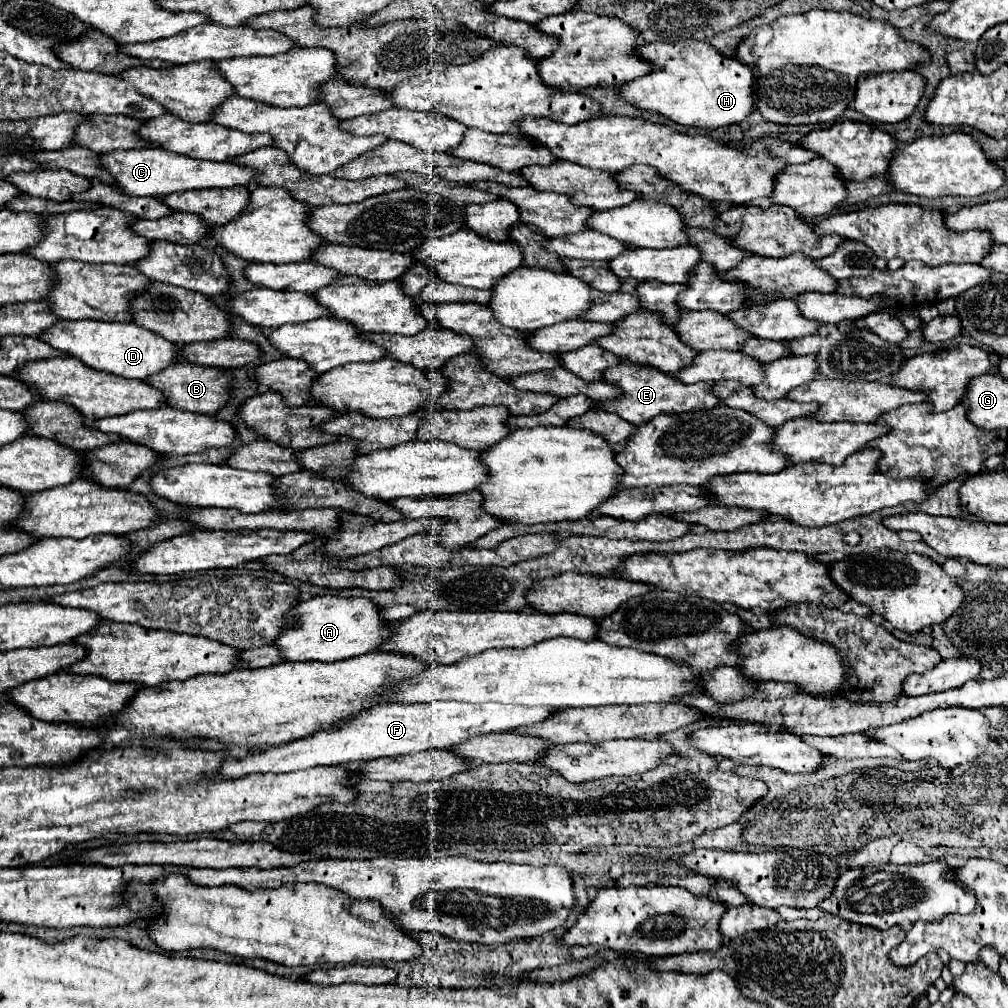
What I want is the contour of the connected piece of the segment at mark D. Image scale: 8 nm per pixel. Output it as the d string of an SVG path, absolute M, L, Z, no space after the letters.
M57 320L55 326L39 334L39 340L43 340L45 344L49 344L59 352L65 352L71 358L81 360L85 366L93 370L101 370L123 378L143 380L155 372L161 372L169 364L175 364L179 358L175 344L129 322L125 324L125 322L97 322L97 320L81 320L81 322Z

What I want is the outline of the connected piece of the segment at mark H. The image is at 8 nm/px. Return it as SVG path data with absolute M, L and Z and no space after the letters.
M691 38L679 40L679 42L651 42L651 44L637 46L635 56L639 56L641 60L647 60L649 64L659 66L659 70L619 86L619 98L639 110L665 116L667 120L681 126L695 126L695 128L707 128L707 130L737 124L743 118L747 118L747 114L753 110L753 90L751 90L753 70L737 62L735 58L721 56L707 42L699 42Z

